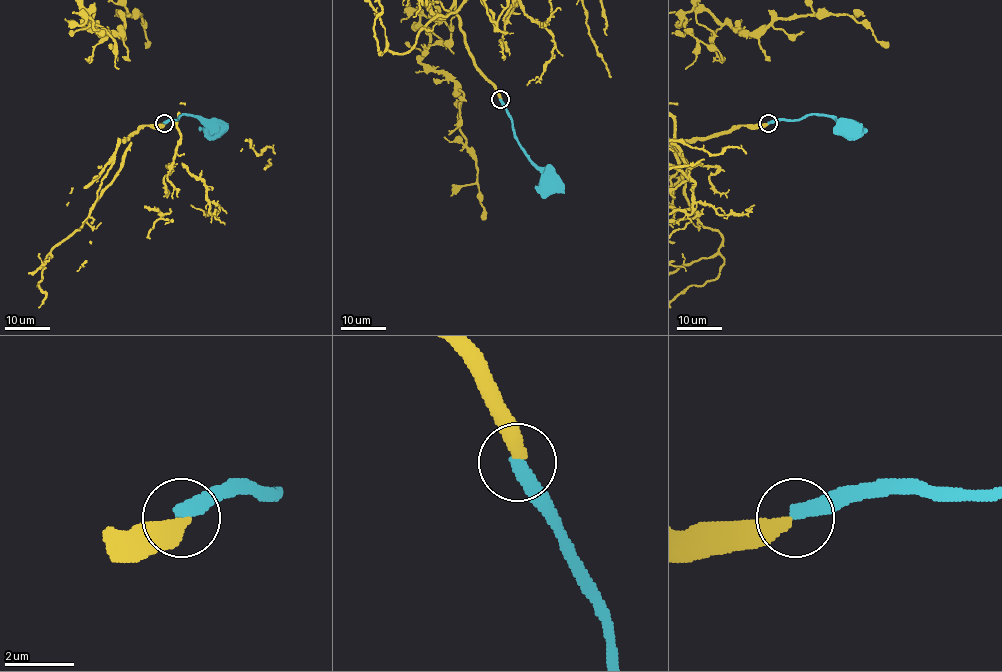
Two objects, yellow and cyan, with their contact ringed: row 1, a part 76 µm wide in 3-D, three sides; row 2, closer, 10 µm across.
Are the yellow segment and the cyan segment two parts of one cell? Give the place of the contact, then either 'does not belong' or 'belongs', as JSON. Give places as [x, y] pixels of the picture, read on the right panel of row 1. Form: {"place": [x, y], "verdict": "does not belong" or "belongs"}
{"place": [768, 123], "verdict": "does not belong"}

